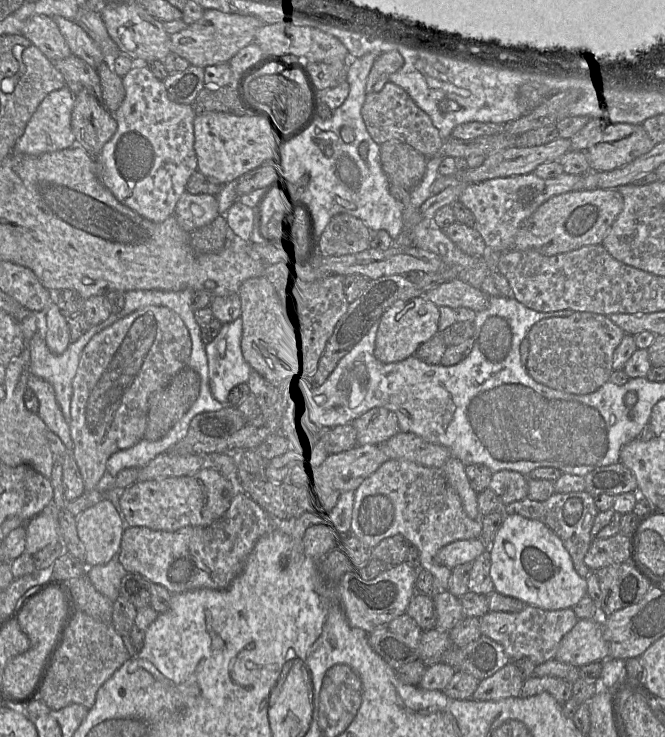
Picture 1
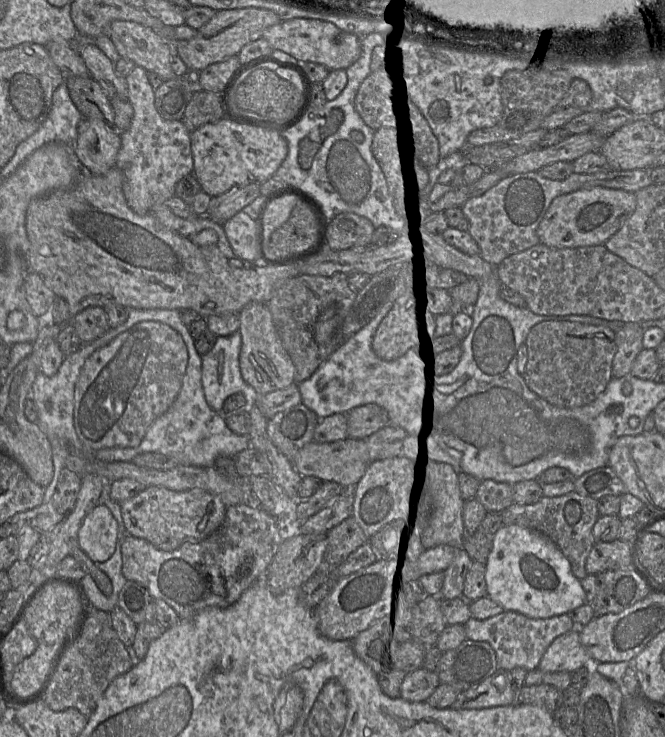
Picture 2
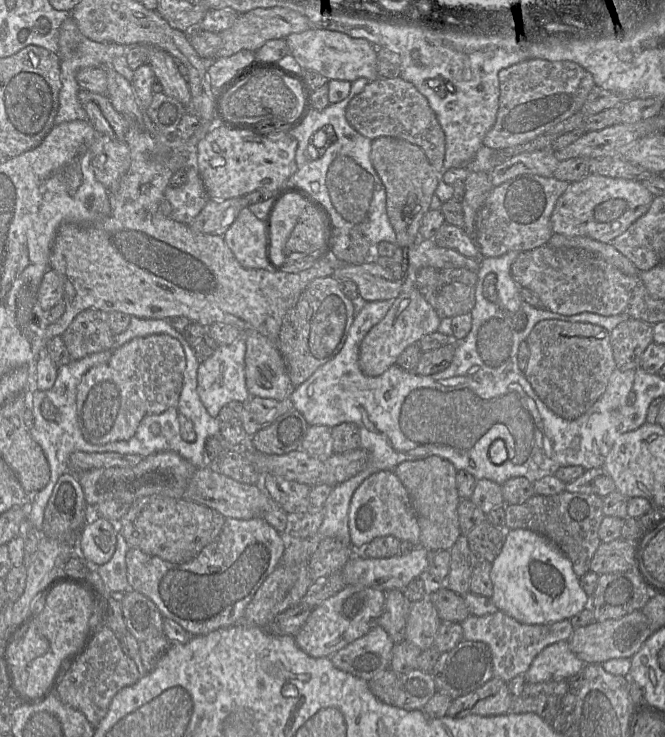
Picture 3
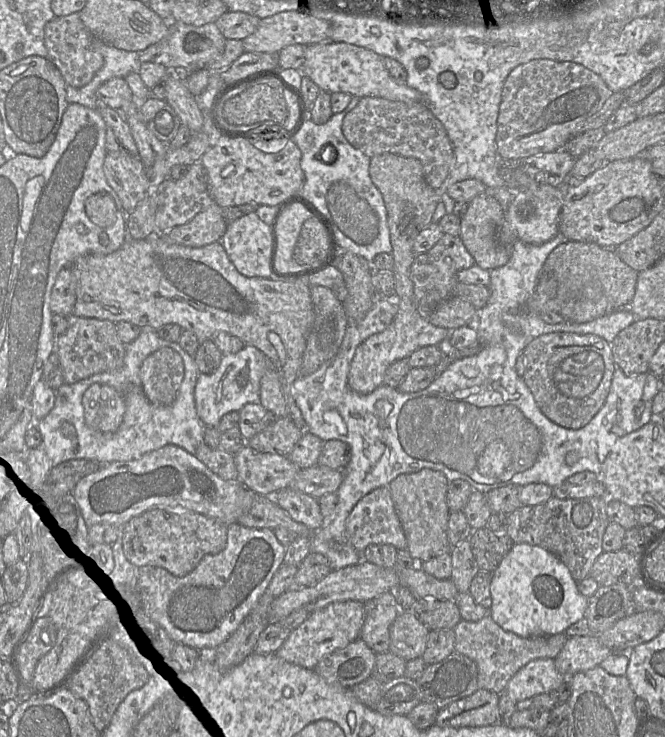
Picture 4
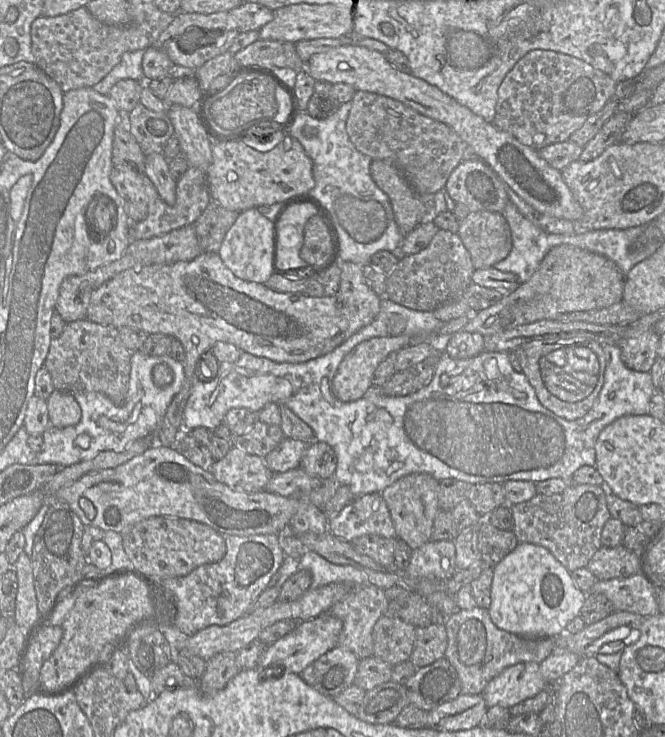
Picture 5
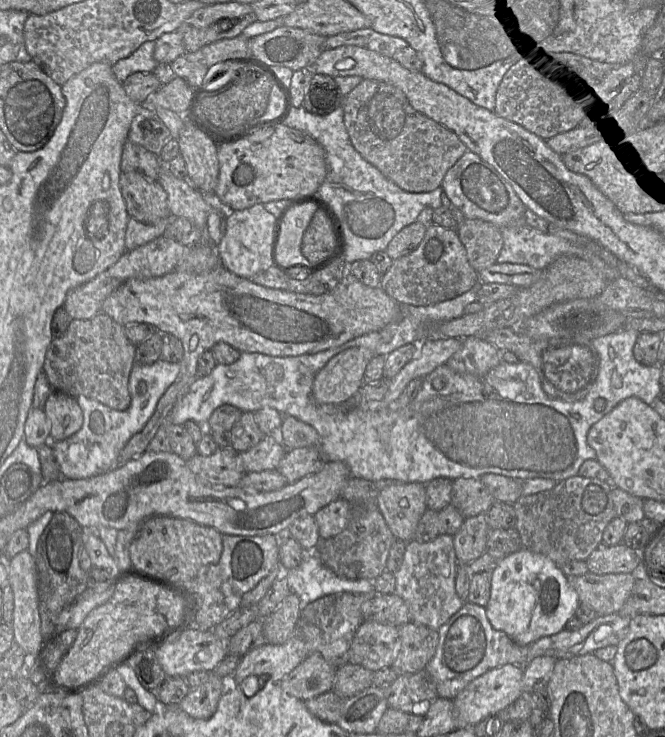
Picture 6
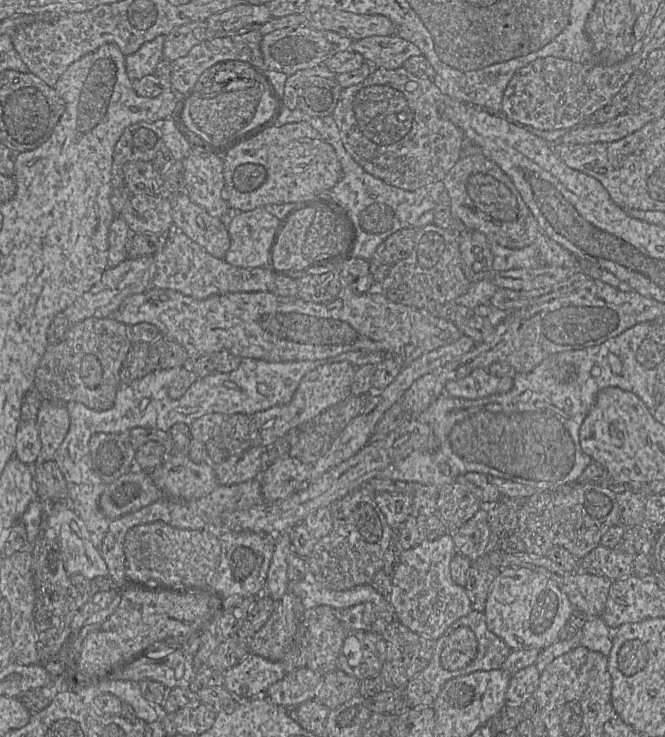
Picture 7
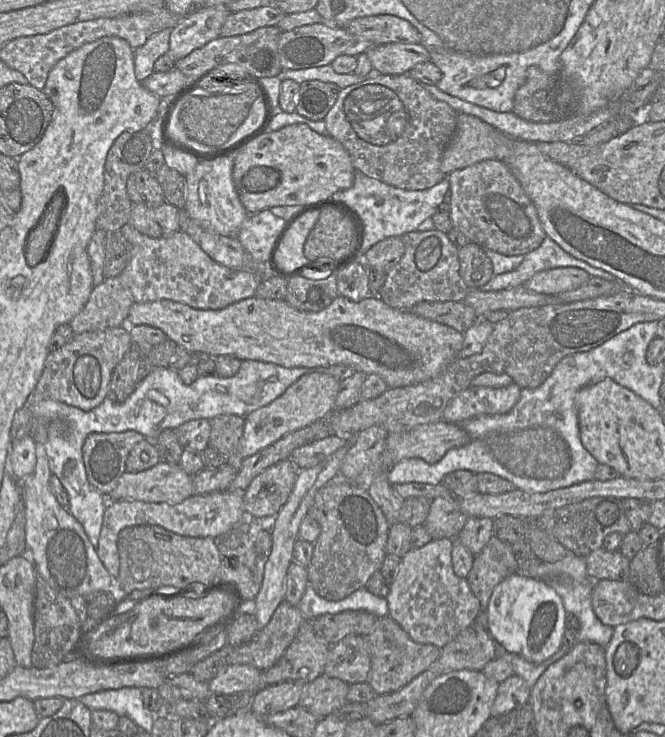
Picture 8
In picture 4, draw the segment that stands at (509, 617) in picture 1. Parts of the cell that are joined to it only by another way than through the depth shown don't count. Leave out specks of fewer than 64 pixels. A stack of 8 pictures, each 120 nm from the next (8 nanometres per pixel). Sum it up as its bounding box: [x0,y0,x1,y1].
[454,614,568,694]

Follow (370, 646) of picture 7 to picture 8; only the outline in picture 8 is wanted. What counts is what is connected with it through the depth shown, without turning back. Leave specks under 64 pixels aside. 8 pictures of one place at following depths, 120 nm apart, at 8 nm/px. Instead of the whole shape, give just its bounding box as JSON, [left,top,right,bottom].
[323,636,370,683]

